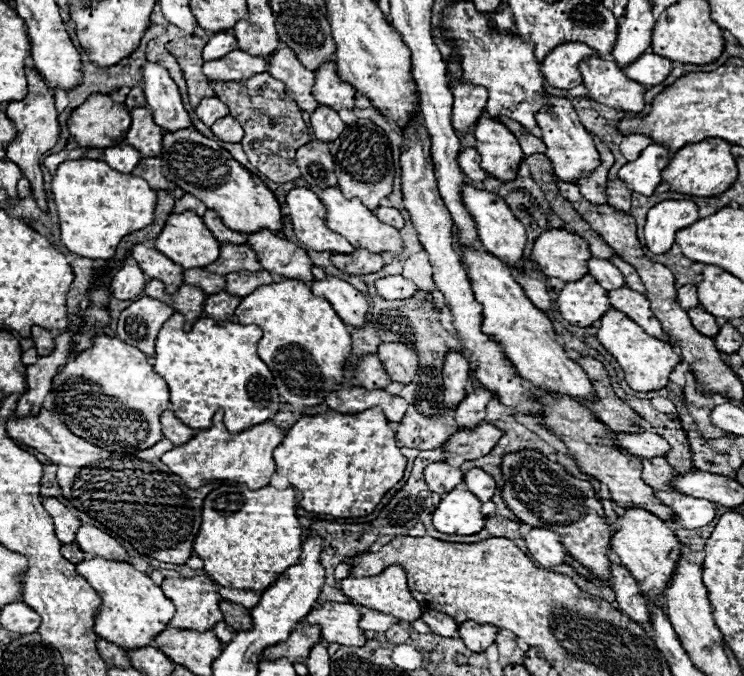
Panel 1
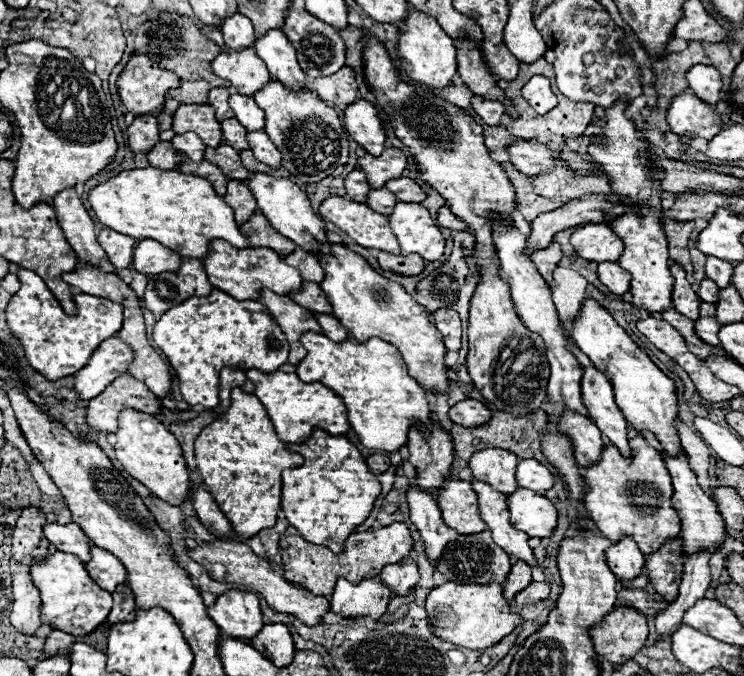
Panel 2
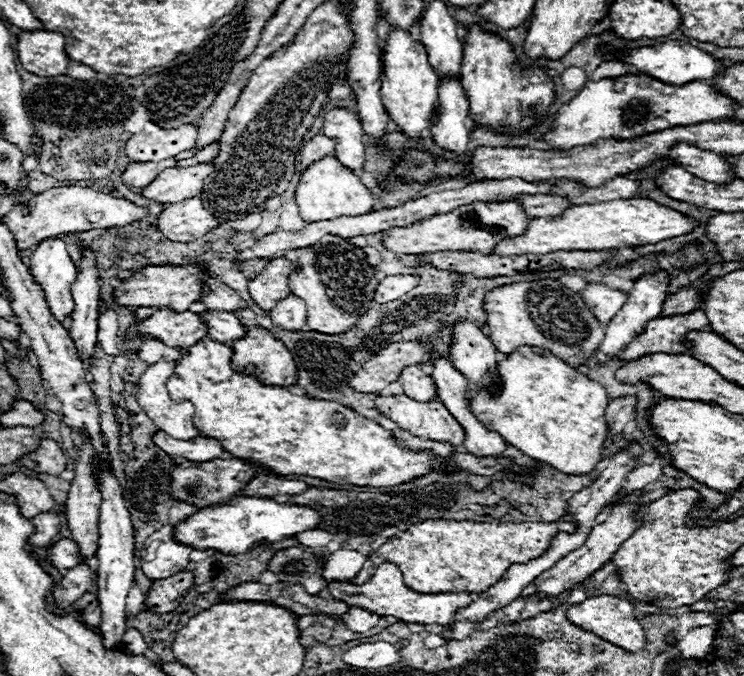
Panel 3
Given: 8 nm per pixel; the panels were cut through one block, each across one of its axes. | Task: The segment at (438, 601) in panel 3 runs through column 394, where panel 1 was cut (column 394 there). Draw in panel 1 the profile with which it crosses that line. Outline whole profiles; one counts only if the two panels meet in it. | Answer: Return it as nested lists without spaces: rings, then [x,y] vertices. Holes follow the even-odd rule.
[[[390,566],[386,568],[382,574],[378,576],[370,576],[370,578],[344,578],[342,580],[342,590],[346,596],[352,598],[352,602],[356,604],[362,604],[364,608],[370,608],[370,610],[376,610],[376,612],[382,612],[382,614],[390,614],[398,620],[406,620],[406,622],[414,622],[420,618],[422,614],[422,606],[412,598],[408,586],[406,586],[406,574],[400,566]]]

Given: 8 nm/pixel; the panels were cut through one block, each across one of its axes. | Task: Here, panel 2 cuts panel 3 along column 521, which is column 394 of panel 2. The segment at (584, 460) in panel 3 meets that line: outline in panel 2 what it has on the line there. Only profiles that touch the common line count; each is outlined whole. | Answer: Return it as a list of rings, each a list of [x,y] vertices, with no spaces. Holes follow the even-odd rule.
[[[304,332],[300,342],[308,354],[296,364],[298,378],[302,382],[322,382],[344,400],[348,422],[366,448],[394,452],[408,442],[408,430],[416,420],[430,422],[430,404],[424,390],[408,376],[404,360],[392,344],[380,338],[364,344],[354,340],[336,344],[316,332]]]

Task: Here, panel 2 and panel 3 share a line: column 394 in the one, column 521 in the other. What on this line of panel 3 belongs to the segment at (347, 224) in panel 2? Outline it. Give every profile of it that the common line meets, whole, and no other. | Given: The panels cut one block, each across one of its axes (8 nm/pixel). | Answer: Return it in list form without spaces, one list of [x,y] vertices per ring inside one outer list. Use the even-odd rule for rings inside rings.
[[[650,198],[610,200],[598,204],[572,206],[556,218],[536,218],[532,220],[526,234],[498,244],[496,254],[550,254],[560,250],[612,250],[624,246],[656,244],[668,238],[690,234],[696,226],[698,220],[688,218],[686,214],[662,206]]]

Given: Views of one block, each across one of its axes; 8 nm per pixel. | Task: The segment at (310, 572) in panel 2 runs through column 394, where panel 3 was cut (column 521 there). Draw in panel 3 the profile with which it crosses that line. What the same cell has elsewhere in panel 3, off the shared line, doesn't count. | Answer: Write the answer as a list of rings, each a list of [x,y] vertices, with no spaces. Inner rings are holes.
[[[426,520],[420,524],[414,524],[410,530],[402,532],[398,538],[390,538],[386,544],[382,544],[374,554],[370,554],[362,566],[362,570],[356,574],[352,582],[368,582],[372,578],[374,570],[382,562],[392,562],[402,570],[404,584],[416,592],[486,592],[490,586],[494,586],[504,572],[510,568],[510,564],[524,564],[532,558],[538,558],[548,546],[550,540],[558,532],[574,532],[572,522],[474,522],[474,520]]]

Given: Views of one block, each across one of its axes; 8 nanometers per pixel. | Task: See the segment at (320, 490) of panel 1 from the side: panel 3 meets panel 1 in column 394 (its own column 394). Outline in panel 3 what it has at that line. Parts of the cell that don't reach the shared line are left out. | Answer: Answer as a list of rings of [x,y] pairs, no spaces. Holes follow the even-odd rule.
[[[198,340],[192,344],[186,354],[178,360],[176,372],[166,384],[168,394],[174,402],[192,402],[196,428],[206,436],[220,442],[220,446],[236,458],[254,460],[256,464],[270,468],[276,474],[302,474],[336,484],[354,484],[354,486],[396,486],[412,478],[418,478],[436,464],[432,452],[428,450],[408,450],[396,446],[394,432],[382,428],[380,424],[340,406],[338,402],[312,400],[292,394],[288,388],[262,384],[256,376],[236,372],[232,368],[232,348],[216,340]]]

